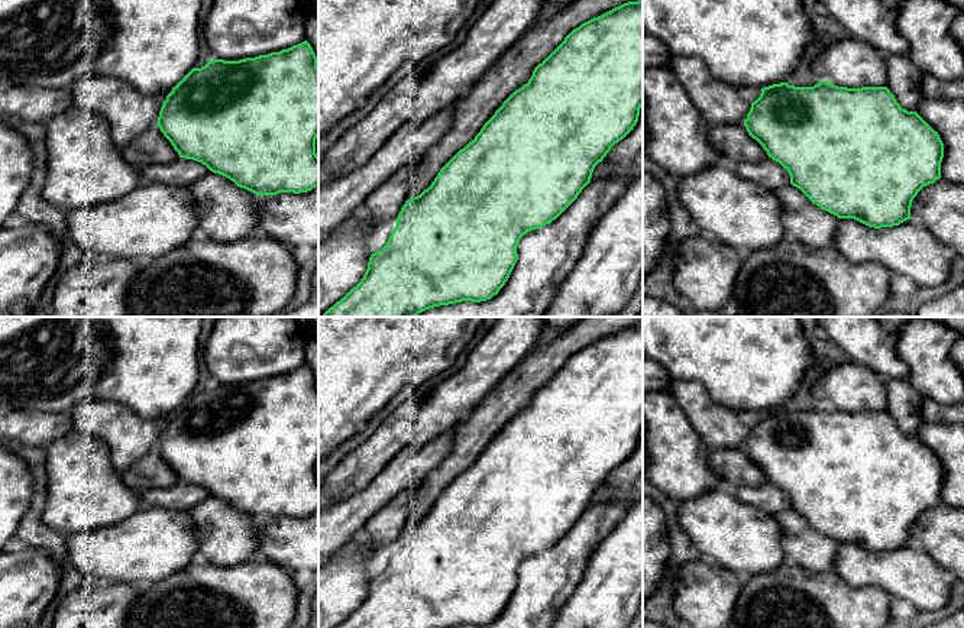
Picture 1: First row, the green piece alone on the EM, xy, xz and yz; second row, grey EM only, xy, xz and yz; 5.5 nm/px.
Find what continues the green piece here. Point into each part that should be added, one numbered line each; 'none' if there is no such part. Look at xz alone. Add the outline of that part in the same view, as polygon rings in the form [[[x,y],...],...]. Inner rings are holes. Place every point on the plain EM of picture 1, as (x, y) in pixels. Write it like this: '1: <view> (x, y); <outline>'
none

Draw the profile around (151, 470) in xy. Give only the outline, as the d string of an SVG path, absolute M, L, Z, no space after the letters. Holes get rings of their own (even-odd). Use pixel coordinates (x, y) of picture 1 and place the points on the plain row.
M153 449L122 473L122 480L135 491L169 488L179 482L161 453Z

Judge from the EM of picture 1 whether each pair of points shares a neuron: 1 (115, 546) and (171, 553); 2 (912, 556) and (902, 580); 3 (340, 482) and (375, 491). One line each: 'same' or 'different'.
1: same
2: same
3: different

